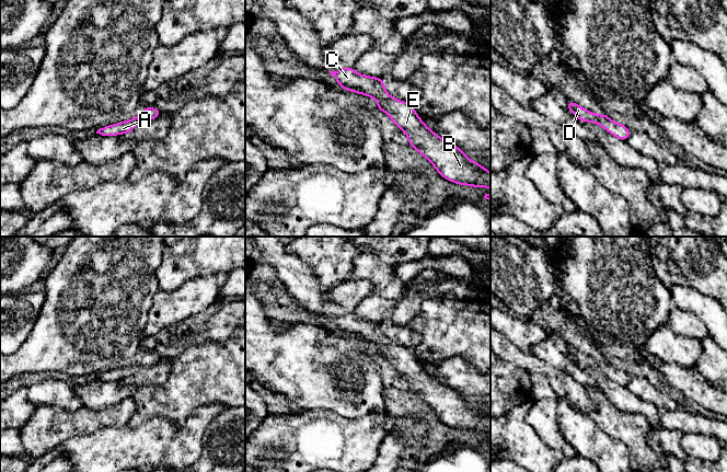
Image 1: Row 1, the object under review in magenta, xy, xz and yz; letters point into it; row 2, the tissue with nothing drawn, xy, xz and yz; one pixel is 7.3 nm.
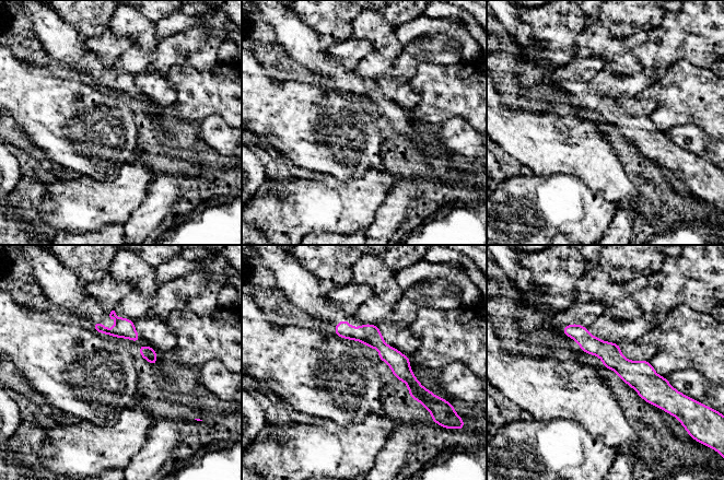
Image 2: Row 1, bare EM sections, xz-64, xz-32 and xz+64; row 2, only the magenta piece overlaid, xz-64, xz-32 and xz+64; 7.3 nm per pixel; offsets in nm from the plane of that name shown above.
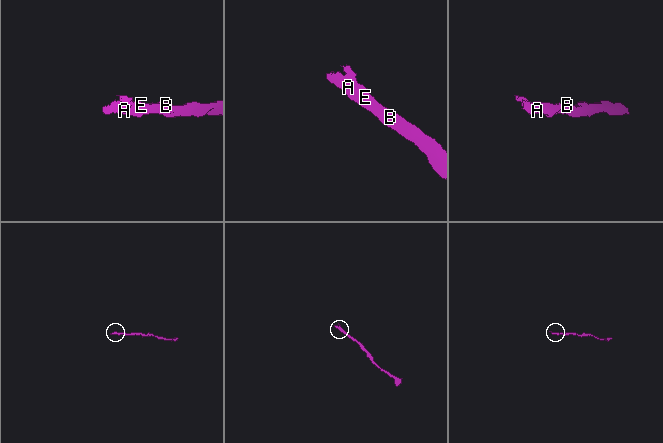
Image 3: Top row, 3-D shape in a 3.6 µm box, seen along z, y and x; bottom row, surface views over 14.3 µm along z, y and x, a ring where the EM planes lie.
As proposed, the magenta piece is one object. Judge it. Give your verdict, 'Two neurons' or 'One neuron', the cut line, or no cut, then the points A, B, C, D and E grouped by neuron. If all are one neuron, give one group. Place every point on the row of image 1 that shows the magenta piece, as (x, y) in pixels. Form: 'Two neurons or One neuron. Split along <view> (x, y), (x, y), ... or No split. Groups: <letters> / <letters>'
One neuron. No split. Groups: A B C D E

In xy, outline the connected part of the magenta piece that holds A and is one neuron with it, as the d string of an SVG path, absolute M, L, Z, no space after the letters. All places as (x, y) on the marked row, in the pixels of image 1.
M145 107L141 110L138 116L129 120L125 120L122 123L104 126L100 128L96 134L102 136L118 136L120 134L129 134L140 122L147 122L151 119L158 118L162 112L157 107Z

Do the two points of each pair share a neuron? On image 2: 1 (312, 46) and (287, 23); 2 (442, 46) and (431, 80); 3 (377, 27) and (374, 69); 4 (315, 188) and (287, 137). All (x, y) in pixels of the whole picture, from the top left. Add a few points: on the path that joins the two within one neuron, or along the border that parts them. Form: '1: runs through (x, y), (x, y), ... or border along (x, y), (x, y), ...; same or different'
1: runs through (305, 42), (293, 30); same
2: border along (462, 61), (455, 65), (421, 62), (413, 75); different
3: border along (401, 49), (393, 58), (384, 58), (374, 50); different
4: border along (311, 172), (328, 173), (336, 178); different

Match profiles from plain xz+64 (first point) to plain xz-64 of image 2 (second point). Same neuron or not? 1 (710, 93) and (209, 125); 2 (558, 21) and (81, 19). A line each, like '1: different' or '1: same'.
1: different
2: same

